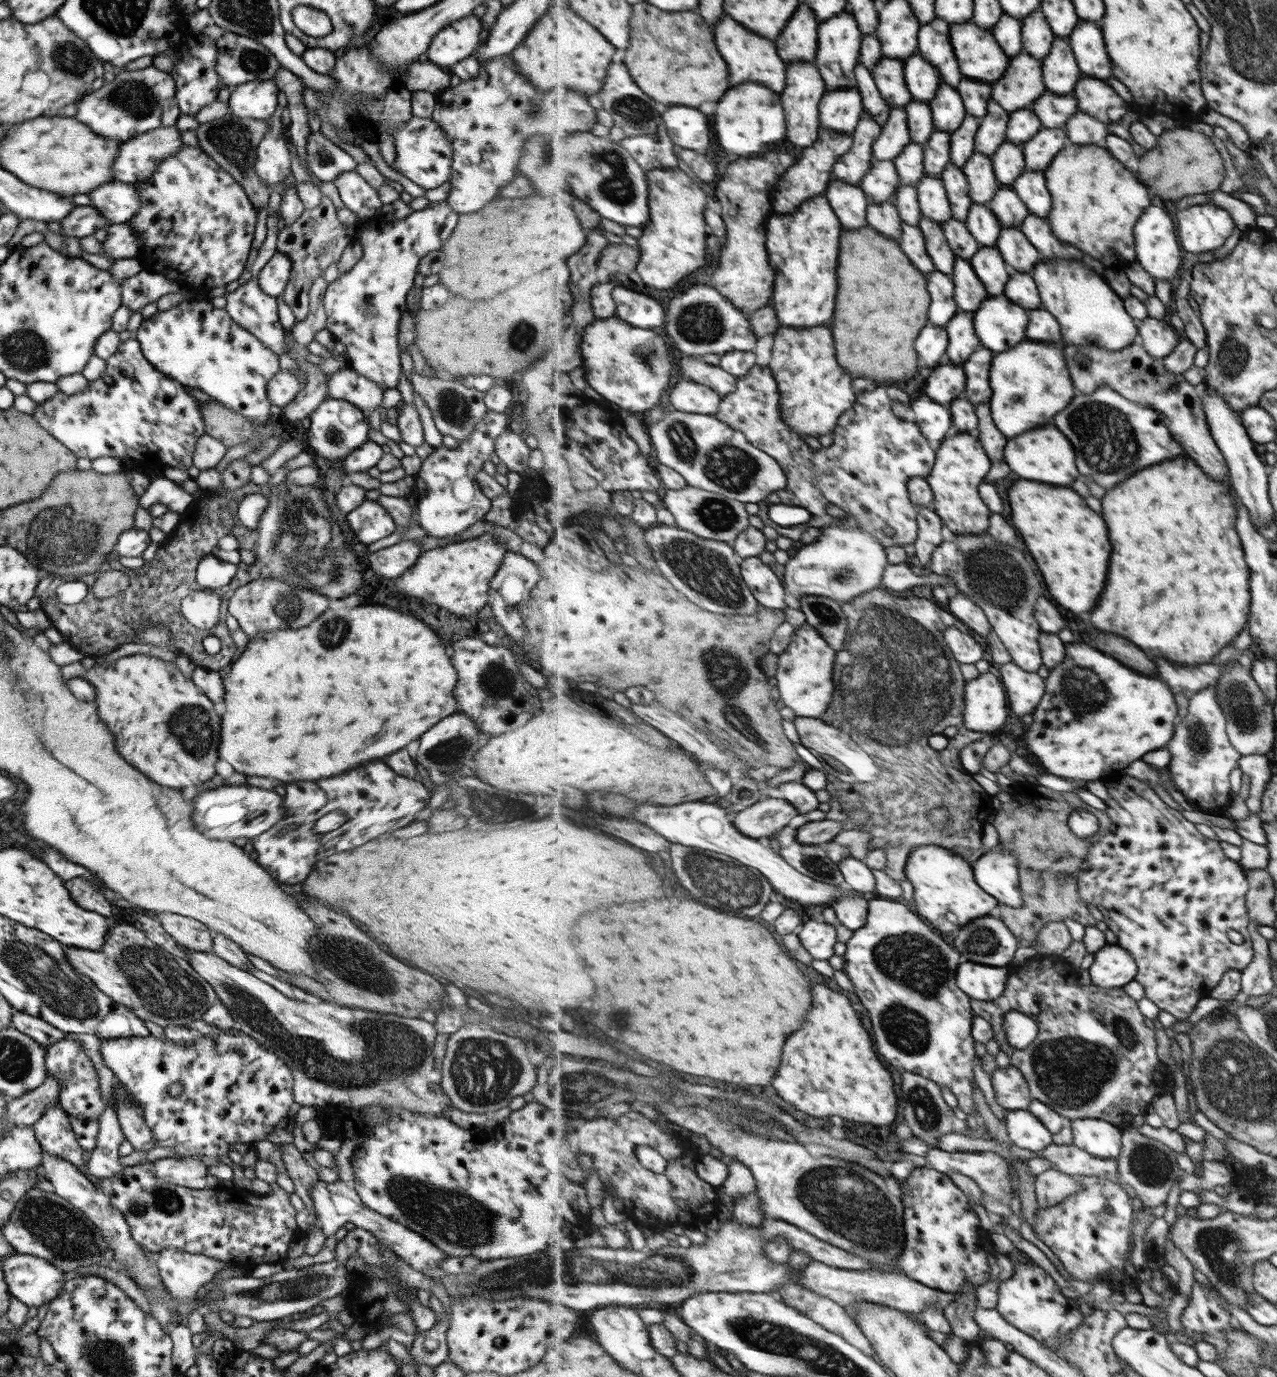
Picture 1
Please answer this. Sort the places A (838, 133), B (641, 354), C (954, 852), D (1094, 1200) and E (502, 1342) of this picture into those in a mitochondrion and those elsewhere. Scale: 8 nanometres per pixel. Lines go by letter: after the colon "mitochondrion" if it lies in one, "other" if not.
A: other
B: mitochondrion
C: other
D: other
E: other

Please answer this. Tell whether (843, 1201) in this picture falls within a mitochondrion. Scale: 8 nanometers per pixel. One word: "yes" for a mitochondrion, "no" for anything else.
yes

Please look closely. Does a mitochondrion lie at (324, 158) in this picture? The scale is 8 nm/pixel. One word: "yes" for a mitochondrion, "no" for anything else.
yes

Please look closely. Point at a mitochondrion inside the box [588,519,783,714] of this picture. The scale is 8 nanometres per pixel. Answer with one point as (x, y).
(705, 572)

